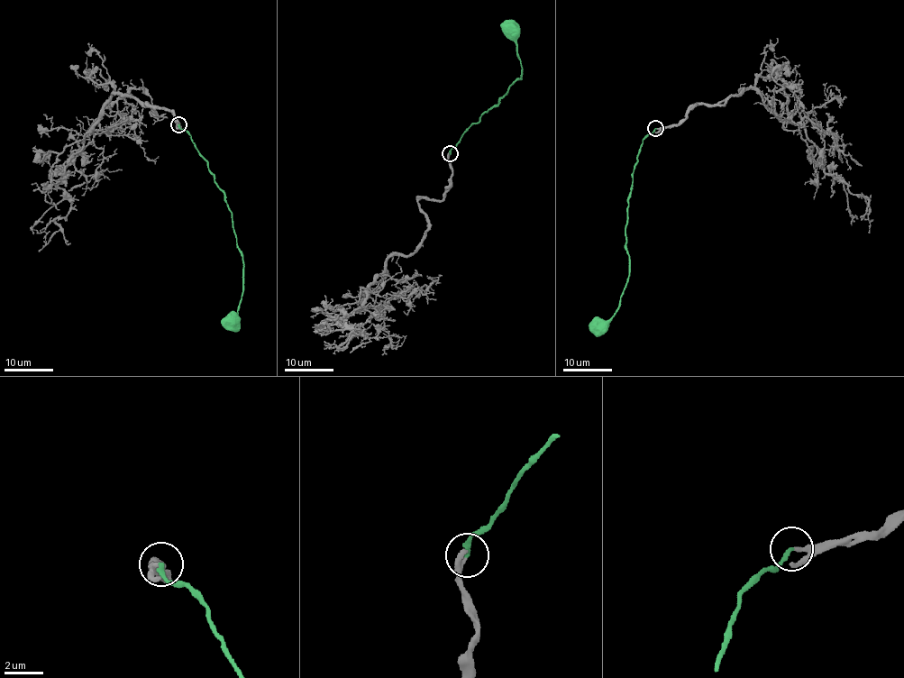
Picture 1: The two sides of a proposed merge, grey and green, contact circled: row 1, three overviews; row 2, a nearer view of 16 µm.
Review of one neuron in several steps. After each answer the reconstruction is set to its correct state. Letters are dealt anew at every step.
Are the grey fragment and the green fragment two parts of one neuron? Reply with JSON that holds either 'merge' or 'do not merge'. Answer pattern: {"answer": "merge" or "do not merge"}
{"answer": "merge"}

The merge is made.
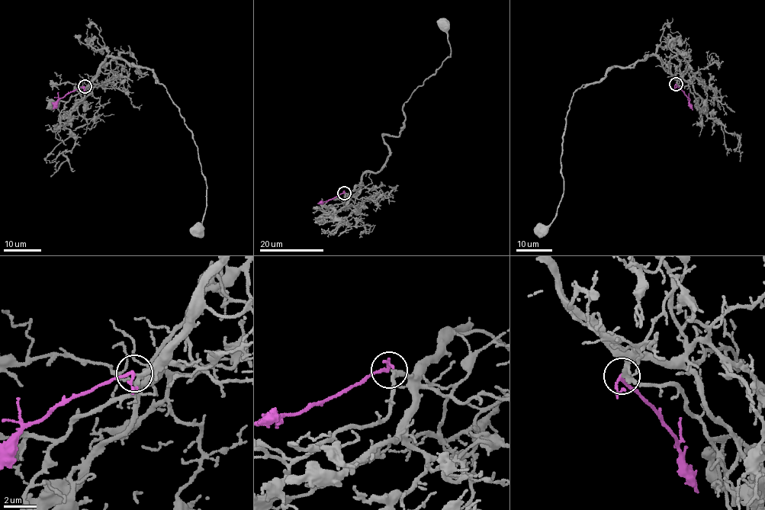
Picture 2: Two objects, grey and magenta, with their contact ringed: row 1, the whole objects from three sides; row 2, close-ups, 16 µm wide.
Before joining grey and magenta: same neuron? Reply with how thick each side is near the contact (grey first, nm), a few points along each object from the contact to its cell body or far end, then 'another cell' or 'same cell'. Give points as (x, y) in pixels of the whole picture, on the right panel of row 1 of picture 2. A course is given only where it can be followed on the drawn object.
calibres 240 and 140 nm; course grey (676, 84), (658, 59), (647, 54), (611, 66), (573, 93), (562, 144), (564, 194), (555, 219), (534, 232); course magenta (675, 84), (684, 94), (692, 110); same cell

